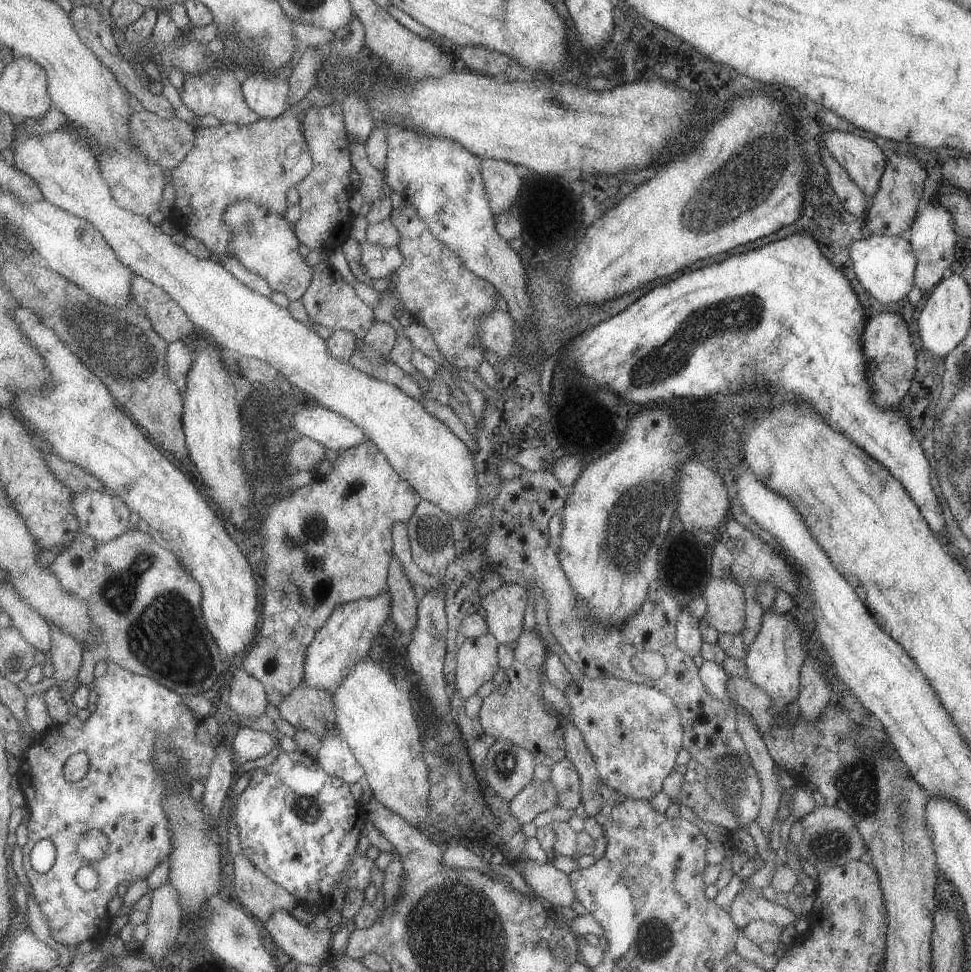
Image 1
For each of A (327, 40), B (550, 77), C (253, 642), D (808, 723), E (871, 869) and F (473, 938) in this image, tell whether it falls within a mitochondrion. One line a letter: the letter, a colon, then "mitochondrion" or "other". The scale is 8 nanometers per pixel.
A: other
B: other
C: other
D: other
E: other
F: mitochondrion

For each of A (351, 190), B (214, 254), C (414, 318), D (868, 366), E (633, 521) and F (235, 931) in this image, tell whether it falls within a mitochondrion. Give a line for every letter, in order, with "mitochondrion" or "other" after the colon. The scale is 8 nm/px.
A: other
B: other
C: other
D: other
E: mitochondrion
F: mitochondrion

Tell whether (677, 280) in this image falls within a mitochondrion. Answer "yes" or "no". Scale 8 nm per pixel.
no

